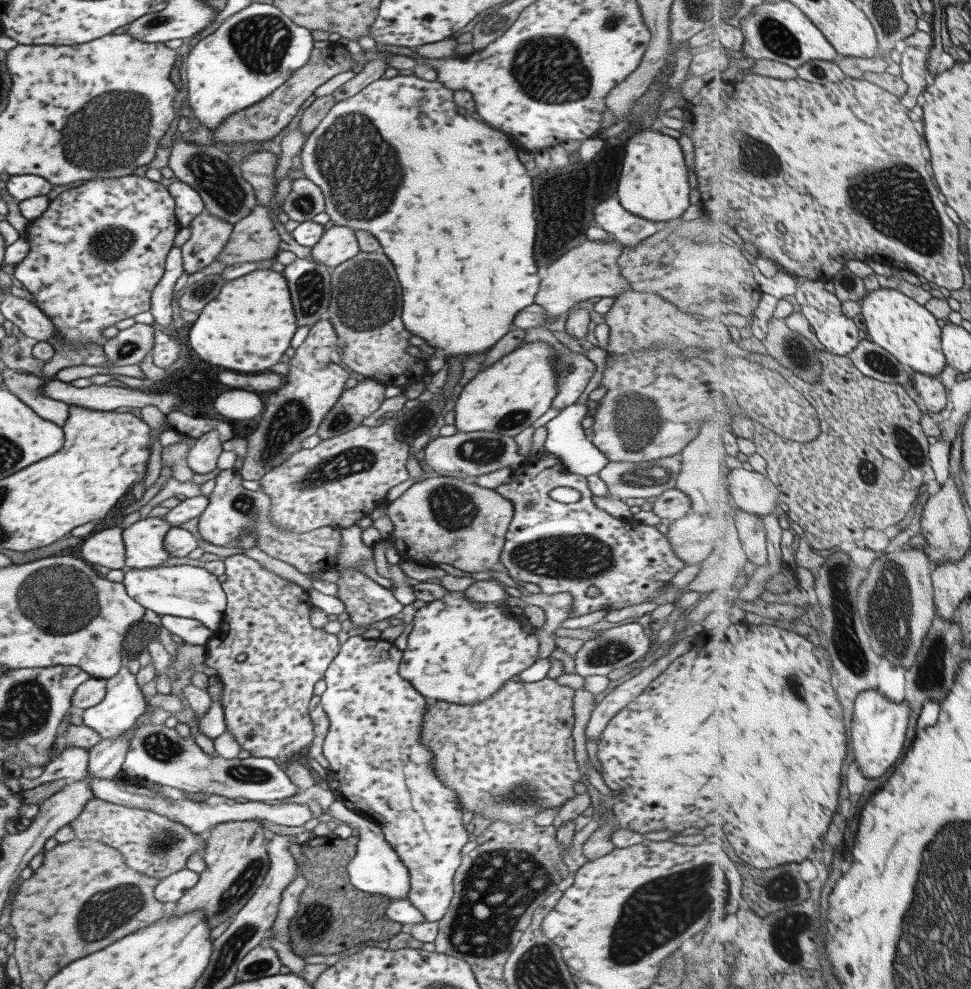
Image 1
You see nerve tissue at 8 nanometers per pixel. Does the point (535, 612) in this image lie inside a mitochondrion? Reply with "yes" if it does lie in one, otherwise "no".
no

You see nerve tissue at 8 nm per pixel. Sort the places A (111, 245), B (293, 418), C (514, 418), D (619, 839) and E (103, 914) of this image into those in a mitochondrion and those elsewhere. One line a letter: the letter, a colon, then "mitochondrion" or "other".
A: mitochondrion
B: mitochondrion
C: mitochondrion
D: other
E: mitochondrion

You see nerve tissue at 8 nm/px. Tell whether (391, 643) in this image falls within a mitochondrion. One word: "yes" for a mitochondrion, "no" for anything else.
no

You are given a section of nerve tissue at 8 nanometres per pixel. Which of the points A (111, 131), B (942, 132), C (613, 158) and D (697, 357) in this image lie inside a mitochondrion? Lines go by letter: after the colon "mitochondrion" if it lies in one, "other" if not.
A: mitochondrion
B: other
C: other
D: other

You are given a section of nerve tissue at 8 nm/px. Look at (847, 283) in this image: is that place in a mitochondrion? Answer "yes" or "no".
yes

